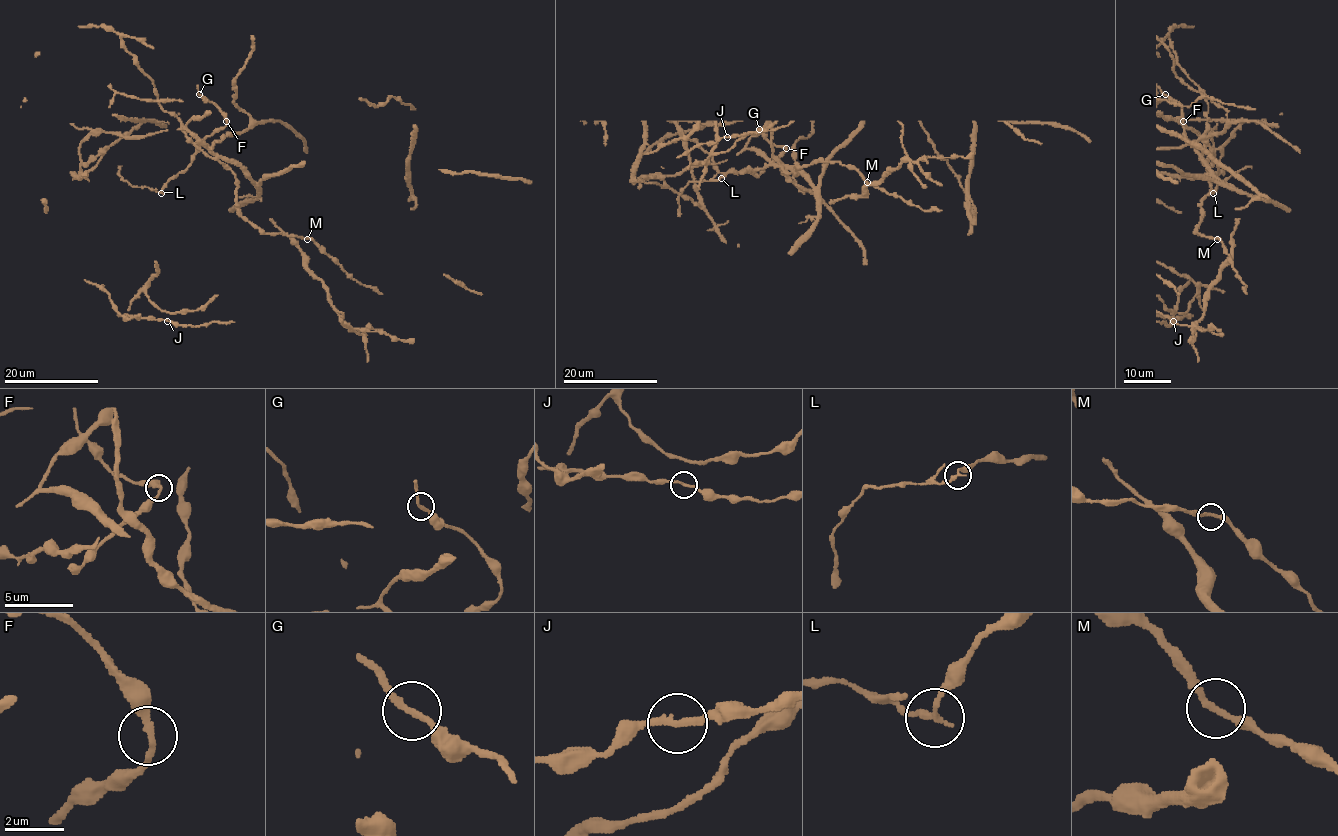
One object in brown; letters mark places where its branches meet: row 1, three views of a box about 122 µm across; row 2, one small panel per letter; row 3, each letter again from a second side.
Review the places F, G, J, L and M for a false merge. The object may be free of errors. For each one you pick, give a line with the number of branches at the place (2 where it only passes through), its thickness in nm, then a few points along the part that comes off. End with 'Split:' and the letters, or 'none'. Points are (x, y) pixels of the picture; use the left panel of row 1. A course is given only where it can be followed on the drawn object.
L: branches 2; calibre 200 nm; course (162, 193), (147, 187), (131, 186), (119, 175), (120, 166)
Split: L

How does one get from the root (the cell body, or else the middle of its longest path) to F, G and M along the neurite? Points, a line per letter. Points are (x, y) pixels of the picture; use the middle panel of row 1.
F: (796, 167), (796, 175), (773, 165), (761, 168), (760, 173), (786, 148)
G: (796, 167), (796, 175), (773, 165), (761, 168), (760, 173), (786, 148), (774, 146), (759, 129)
M: (796, 167), (840, 162), (851, 165), (867, 182)

